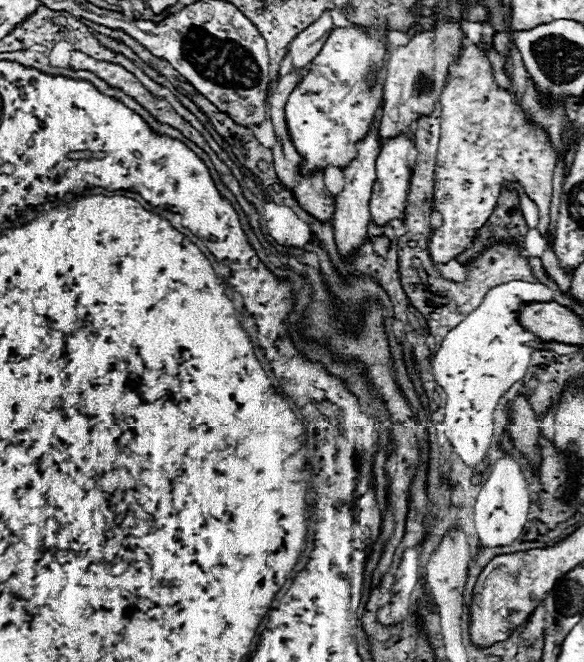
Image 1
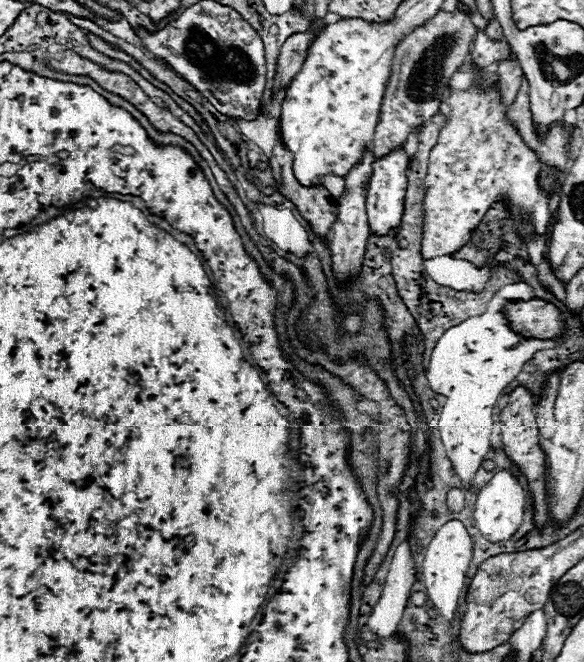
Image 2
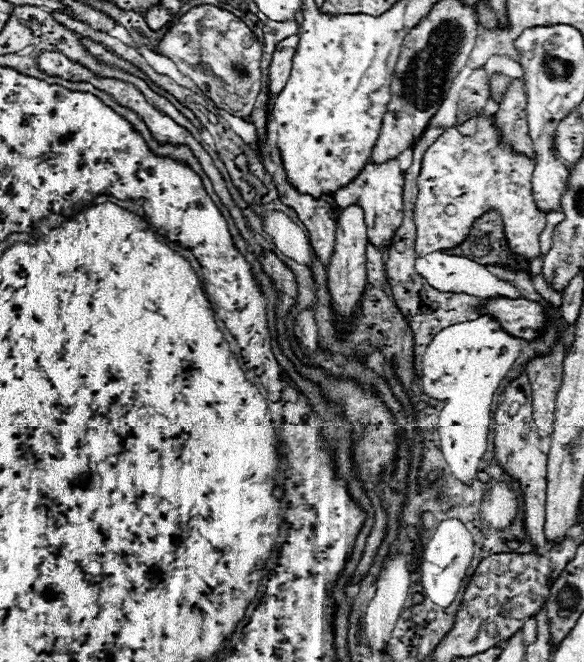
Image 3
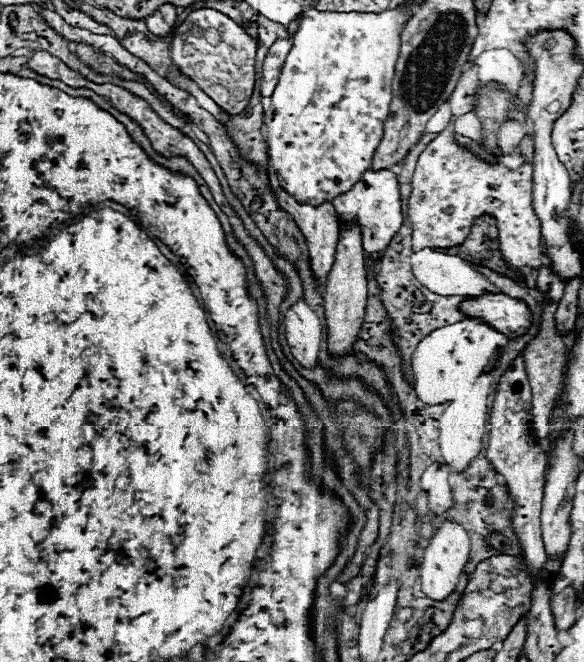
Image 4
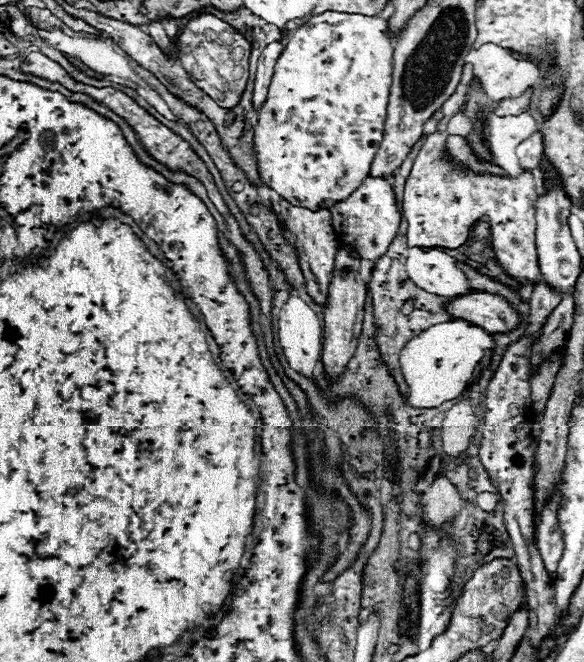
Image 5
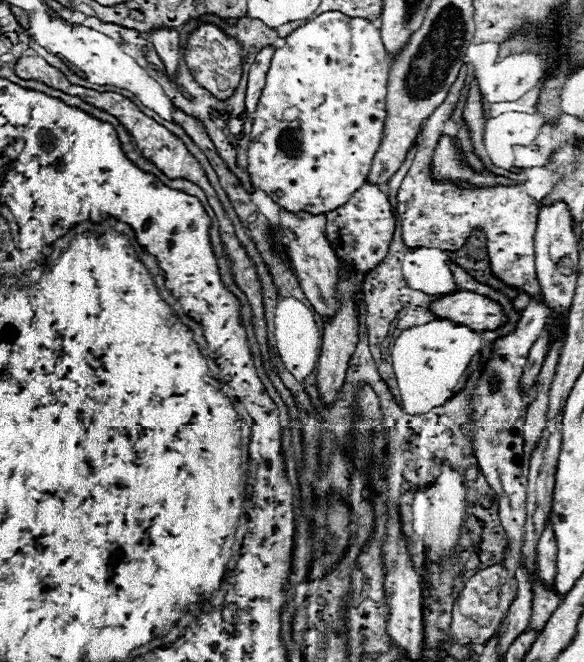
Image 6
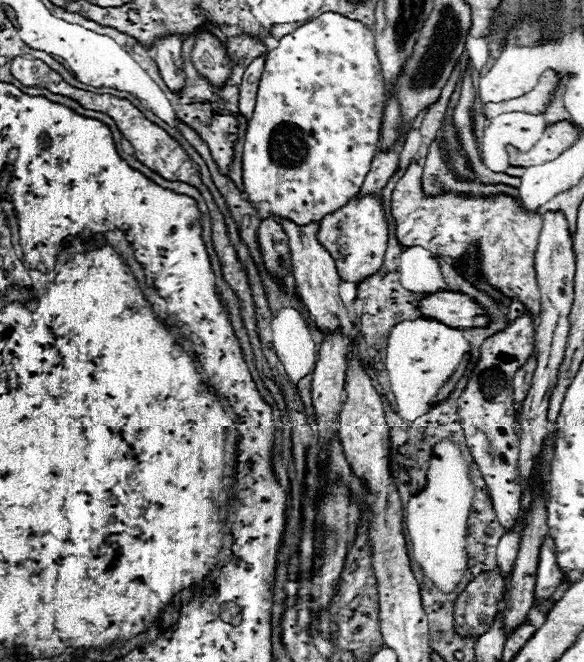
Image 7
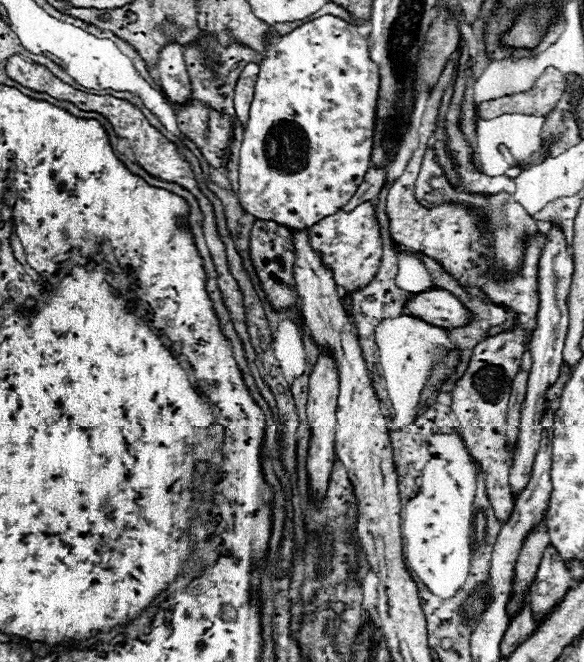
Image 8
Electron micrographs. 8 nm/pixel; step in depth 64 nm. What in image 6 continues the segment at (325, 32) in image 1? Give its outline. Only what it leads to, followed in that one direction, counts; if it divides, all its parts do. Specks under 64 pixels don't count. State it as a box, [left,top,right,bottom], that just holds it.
[246,46,276,112]

